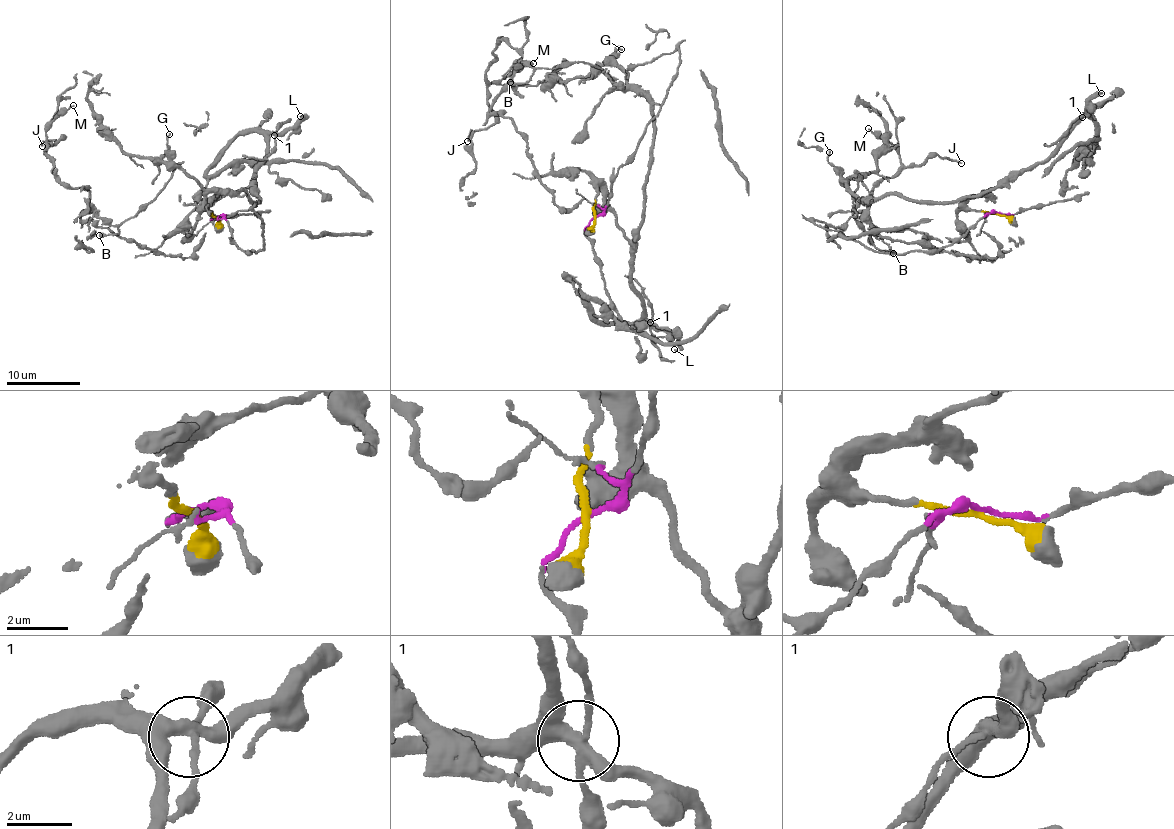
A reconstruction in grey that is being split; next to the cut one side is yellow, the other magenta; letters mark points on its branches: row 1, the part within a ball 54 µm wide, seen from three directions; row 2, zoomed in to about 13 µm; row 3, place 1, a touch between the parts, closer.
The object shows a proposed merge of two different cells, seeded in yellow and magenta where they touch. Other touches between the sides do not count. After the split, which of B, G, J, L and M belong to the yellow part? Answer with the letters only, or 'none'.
G, L

